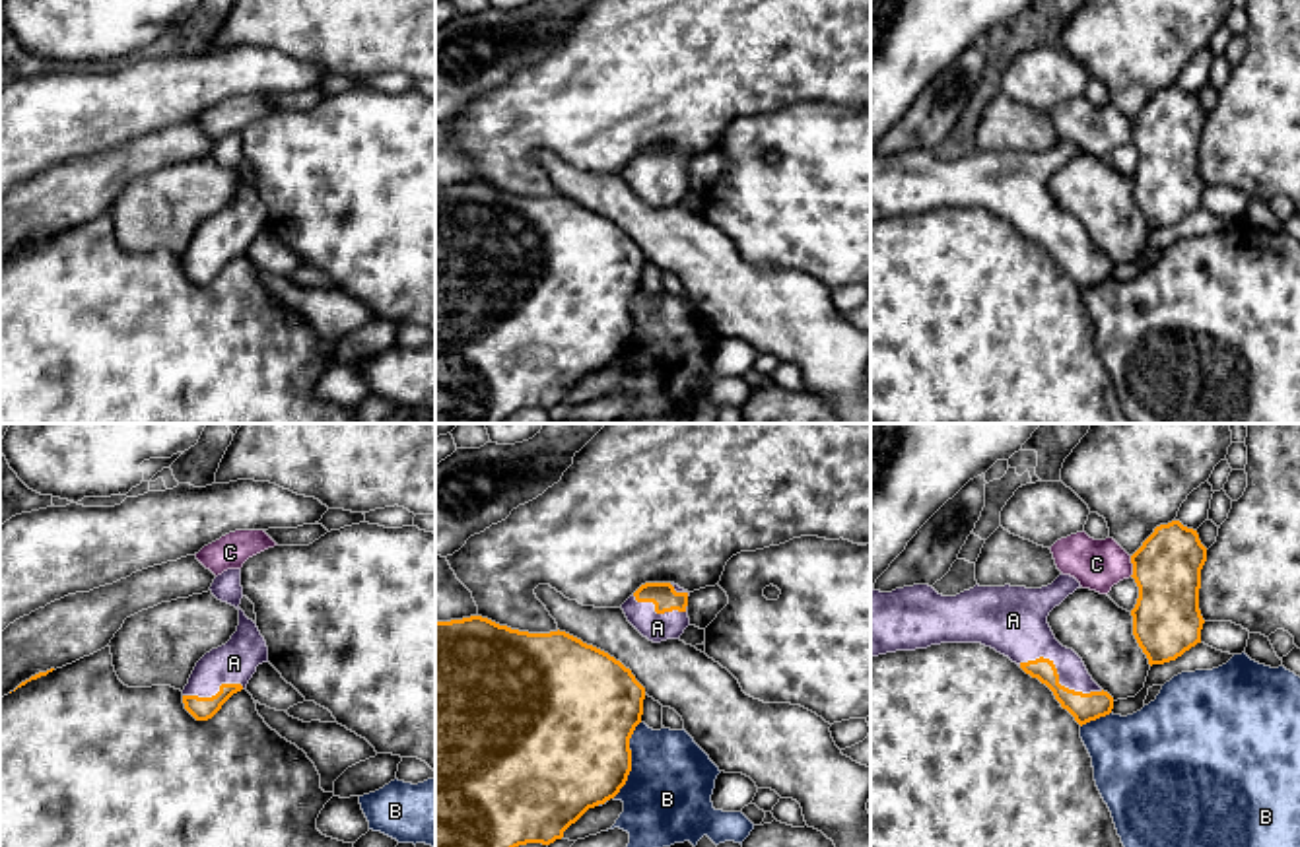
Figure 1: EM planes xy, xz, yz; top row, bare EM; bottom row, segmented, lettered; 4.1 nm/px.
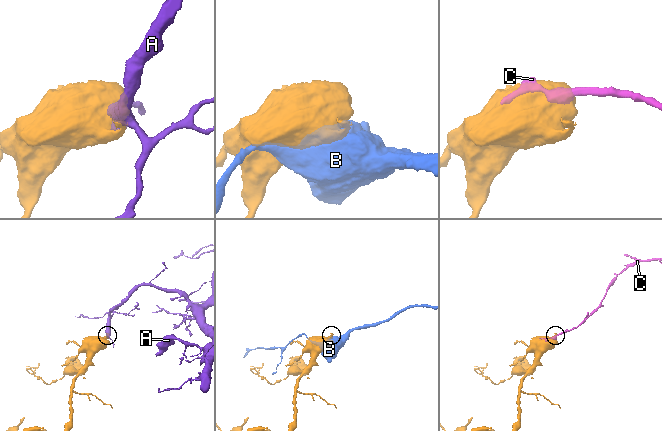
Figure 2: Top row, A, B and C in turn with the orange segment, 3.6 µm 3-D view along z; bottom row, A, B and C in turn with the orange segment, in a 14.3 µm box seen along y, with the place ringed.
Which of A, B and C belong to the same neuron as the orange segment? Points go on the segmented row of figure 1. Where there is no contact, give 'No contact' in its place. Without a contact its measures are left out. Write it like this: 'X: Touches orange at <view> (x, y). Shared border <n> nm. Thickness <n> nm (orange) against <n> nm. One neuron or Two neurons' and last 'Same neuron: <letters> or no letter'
A: Touches orange at yz (1058, 678). Shared border 360 nm. Thickness 120 nm (orange) against 240 nm. One neuron
B: Touches orange at xz (630, 760). Shared border 340 nm. Thickness 480 nm (orange) against 360 nm. Two neurons
C: Touches orange at yz (1133, 566). Shared border 90 nm. Thickness 280 nm (orange) against 200 nm. Two neurons
Same neuron: A

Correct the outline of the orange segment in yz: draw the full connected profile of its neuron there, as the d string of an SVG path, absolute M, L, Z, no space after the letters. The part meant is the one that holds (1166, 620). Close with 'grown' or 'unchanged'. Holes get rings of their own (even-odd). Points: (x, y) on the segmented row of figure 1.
M1180 521L1160 525L1131 556L1139 598L1133 635L1148 664L1176 661L1201 643L1203 616L1199 610L1201 569L1207 548L1197 530Z; unchanged

